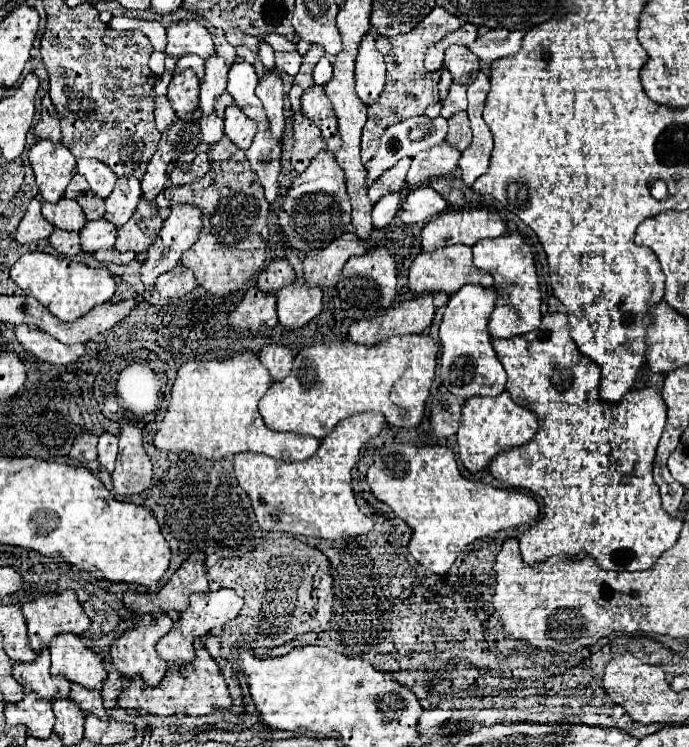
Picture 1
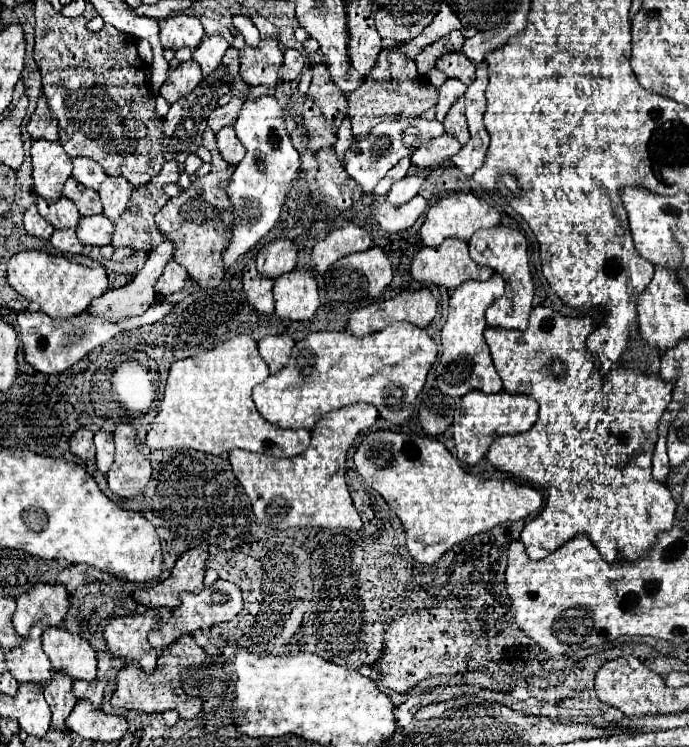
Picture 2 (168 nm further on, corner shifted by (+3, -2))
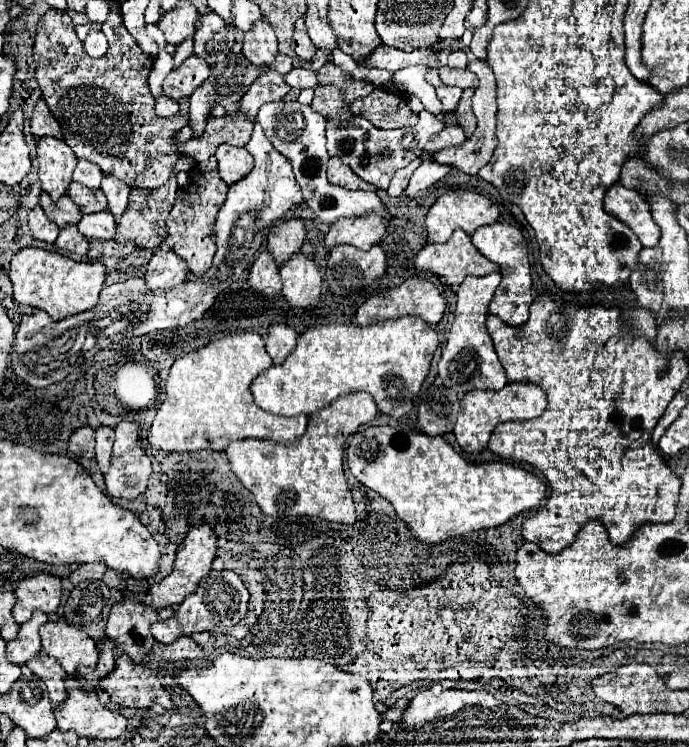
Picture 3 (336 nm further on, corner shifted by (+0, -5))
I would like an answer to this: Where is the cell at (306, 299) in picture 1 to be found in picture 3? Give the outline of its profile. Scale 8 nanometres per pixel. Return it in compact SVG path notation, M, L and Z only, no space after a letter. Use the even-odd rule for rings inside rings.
M298 253L292 255L282 267L282 297L294 309L310 309L320 301L322 277L312 259Z

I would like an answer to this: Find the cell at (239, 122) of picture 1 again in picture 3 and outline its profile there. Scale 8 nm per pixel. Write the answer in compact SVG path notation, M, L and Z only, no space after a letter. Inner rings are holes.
M222 143L216 149L216 159L218 159L220 177L228 185L232 185L232 183L240 181L244 175L248 175L252 165L254 165L250 153L244 147L234 147L234 145L228 145L228 143Z

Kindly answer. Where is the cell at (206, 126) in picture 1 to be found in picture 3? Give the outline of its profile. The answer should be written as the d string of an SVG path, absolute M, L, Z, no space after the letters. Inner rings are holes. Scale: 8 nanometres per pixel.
M268 71L264 75L260 75L254 85L250 85L248 93L242 97L238 111L246 113L246 117L256 117L258 109L264 103L272 103L272 101L280 101L286 93L290 91L290 85L286 85L282 73L278 71Z

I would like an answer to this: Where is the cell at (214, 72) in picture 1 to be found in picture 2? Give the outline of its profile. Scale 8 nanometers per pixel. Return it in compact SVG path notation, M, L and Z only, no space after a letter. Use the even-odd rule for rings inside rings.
M211 34L203 38L203 42L193 50L193 60L199 62L203 76L209 76L213 70L221 66L221 58L227 48L229 48L229 42L219 34Z

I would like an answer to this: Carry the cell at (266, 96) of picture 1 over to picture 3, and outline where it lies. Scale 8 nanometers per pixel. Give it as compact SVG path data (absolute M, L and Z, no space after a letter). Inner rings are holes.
M264 17L256 21L248 33L244 33L242 55L262 73L266 73L274 63L278 55L278 39L274 35L272 25Z

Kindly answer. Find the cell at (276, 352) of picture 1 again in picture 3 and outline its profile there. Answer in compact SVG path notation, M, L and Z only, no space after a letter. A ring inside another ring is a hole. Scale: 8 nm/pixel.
M272 325L266 337L266 351L274 363L282 363L296 347L298 333L288 325Z

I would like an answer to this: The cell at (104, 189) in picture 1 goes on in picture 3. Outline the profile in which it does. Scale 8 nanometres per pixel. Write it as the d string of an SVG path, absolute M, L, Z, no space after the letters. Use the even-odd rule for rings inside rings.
M84 159L78 161L76 171L74 171L74 181L82 183L82 185L86 185L90 189L98 189L102 179L104 179L104 173L98 169L98 165L94 165L90 161L84 161Z

